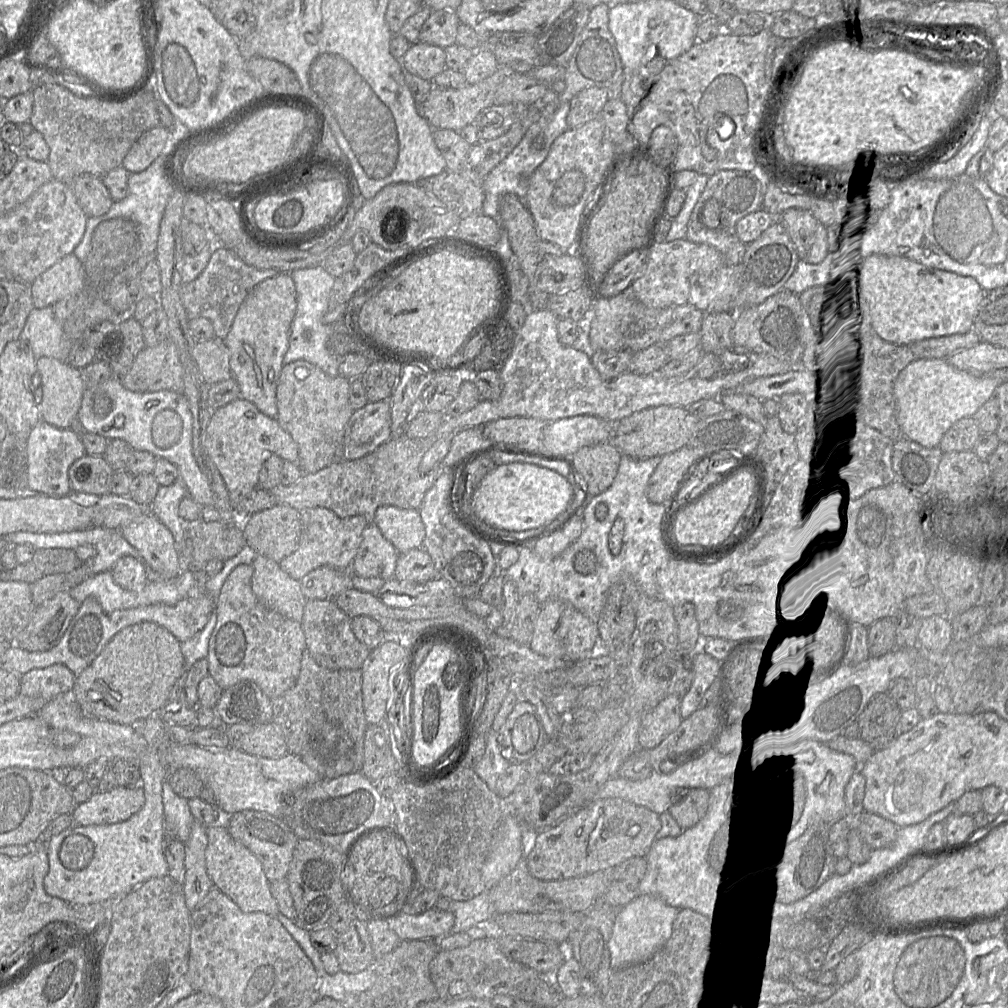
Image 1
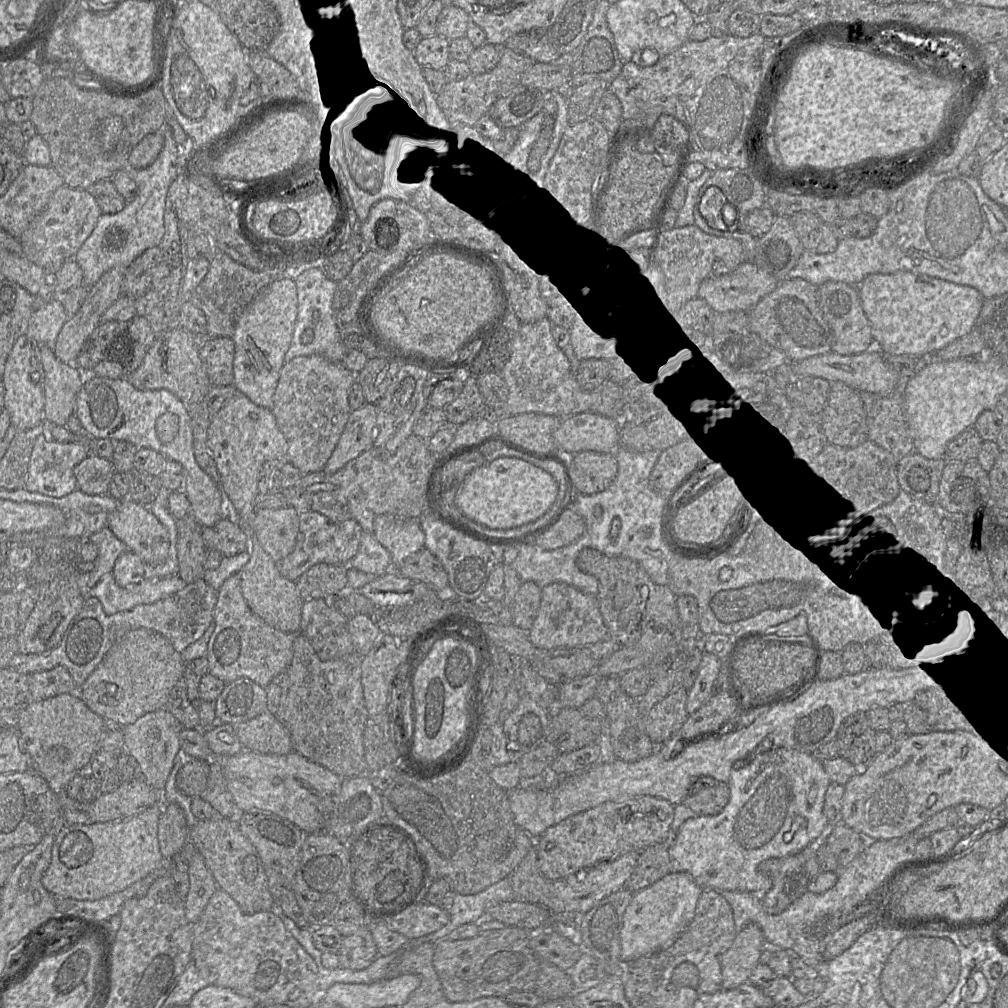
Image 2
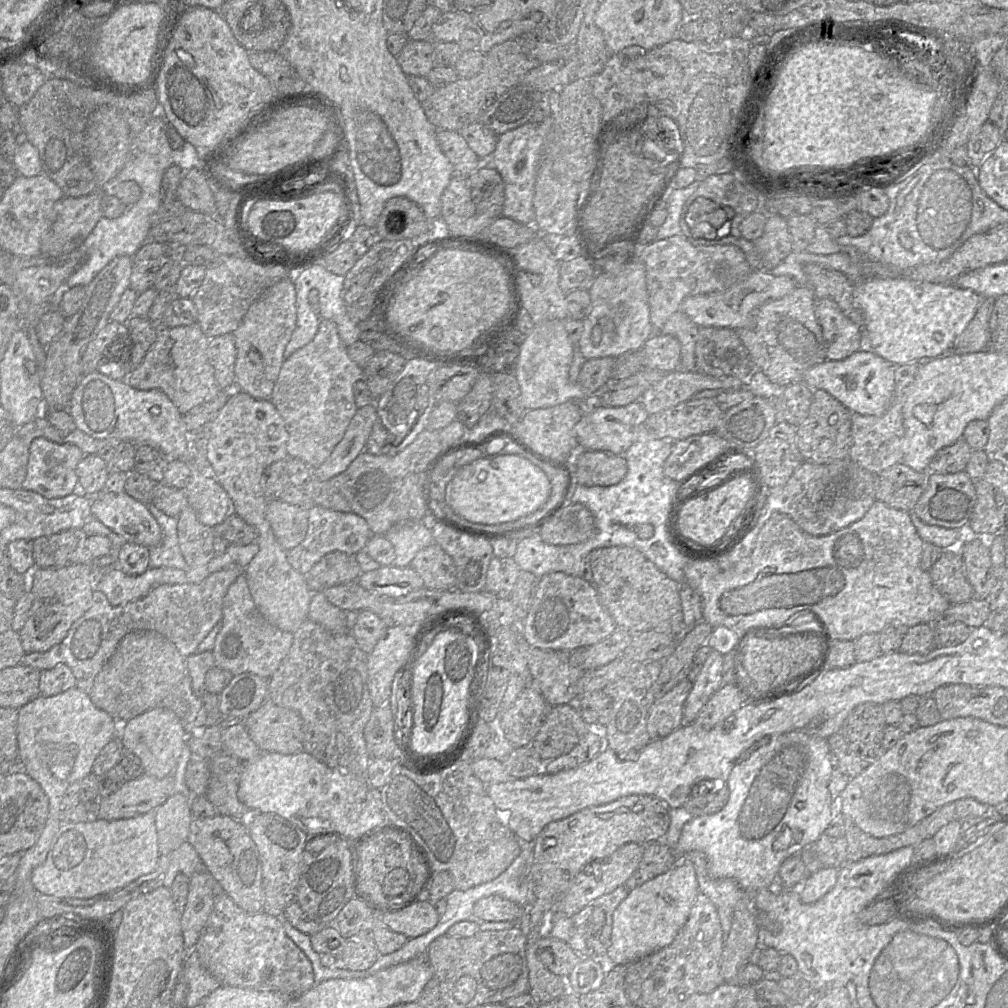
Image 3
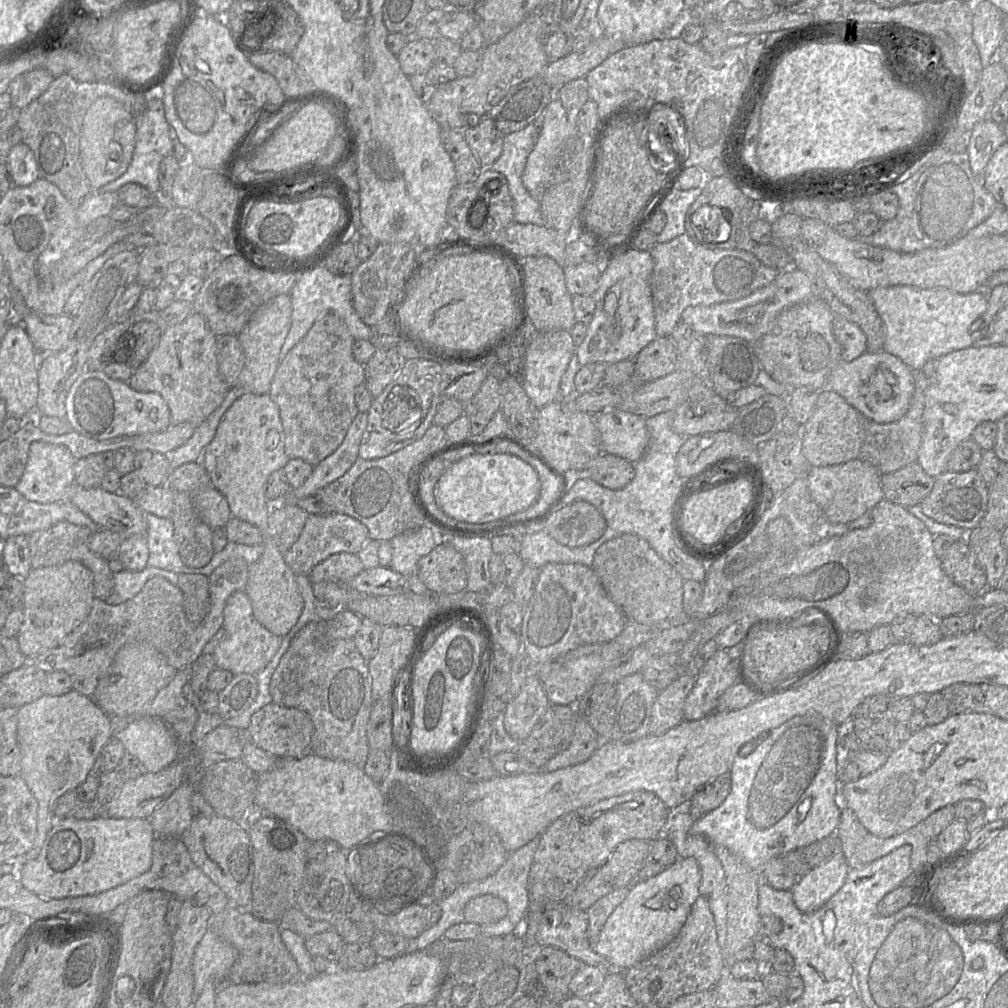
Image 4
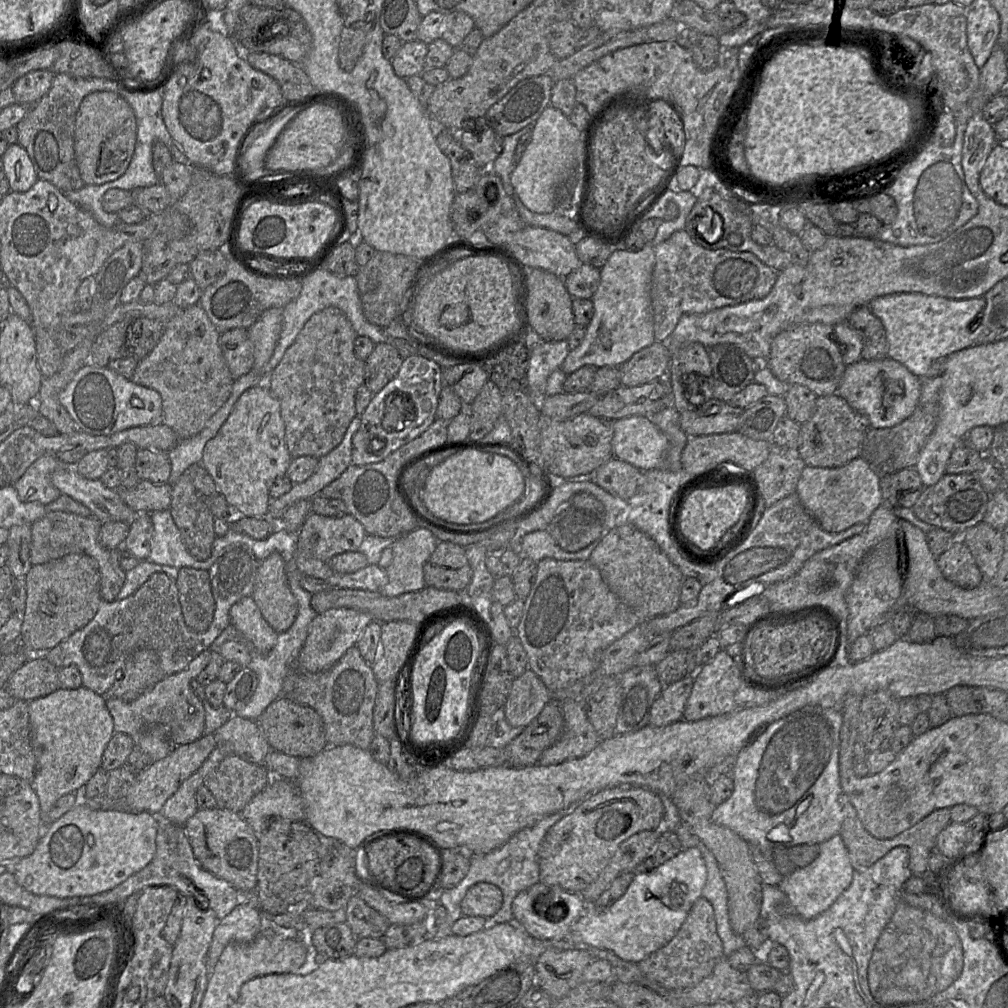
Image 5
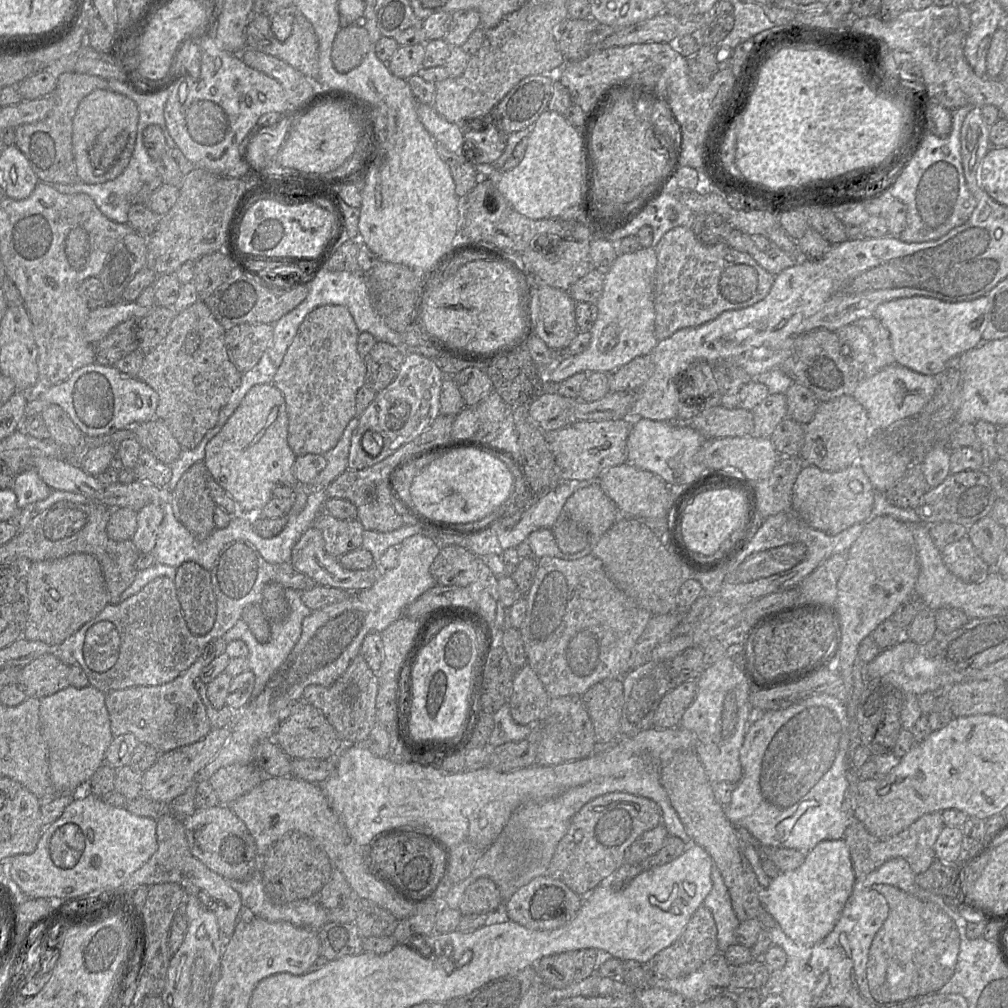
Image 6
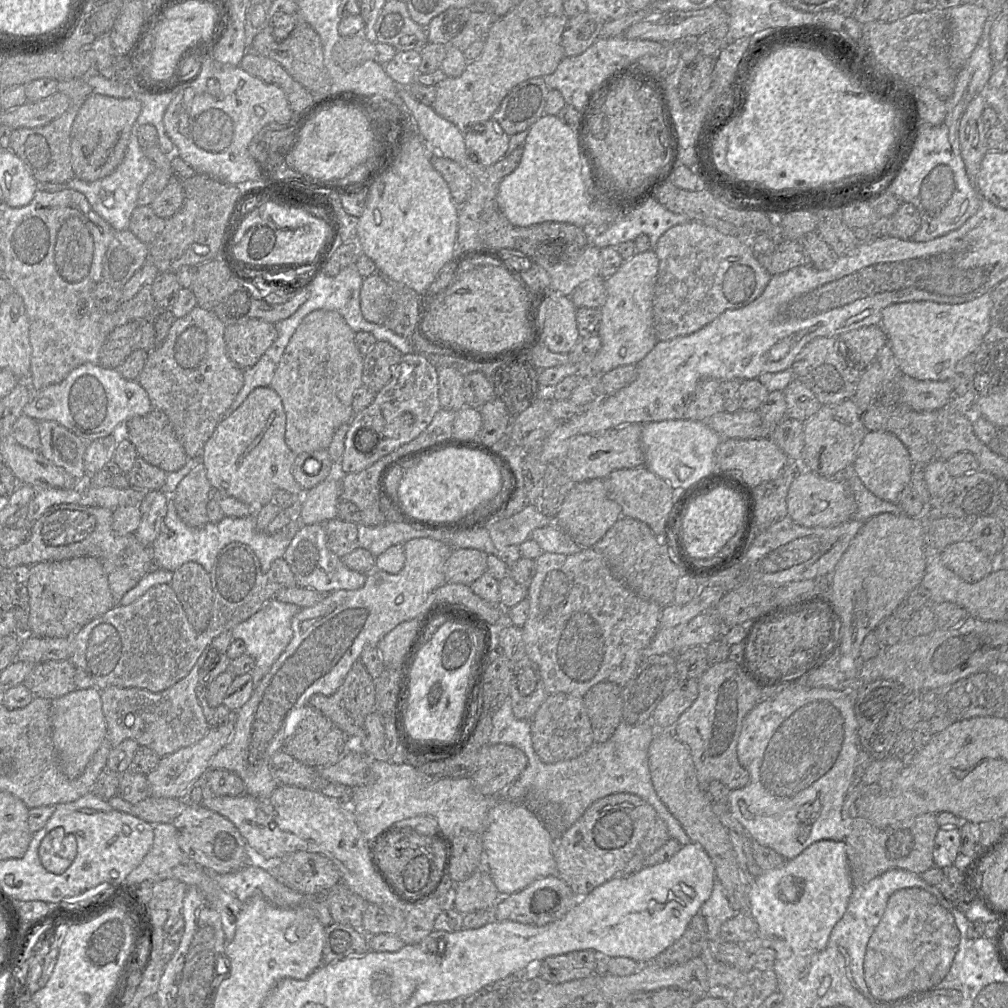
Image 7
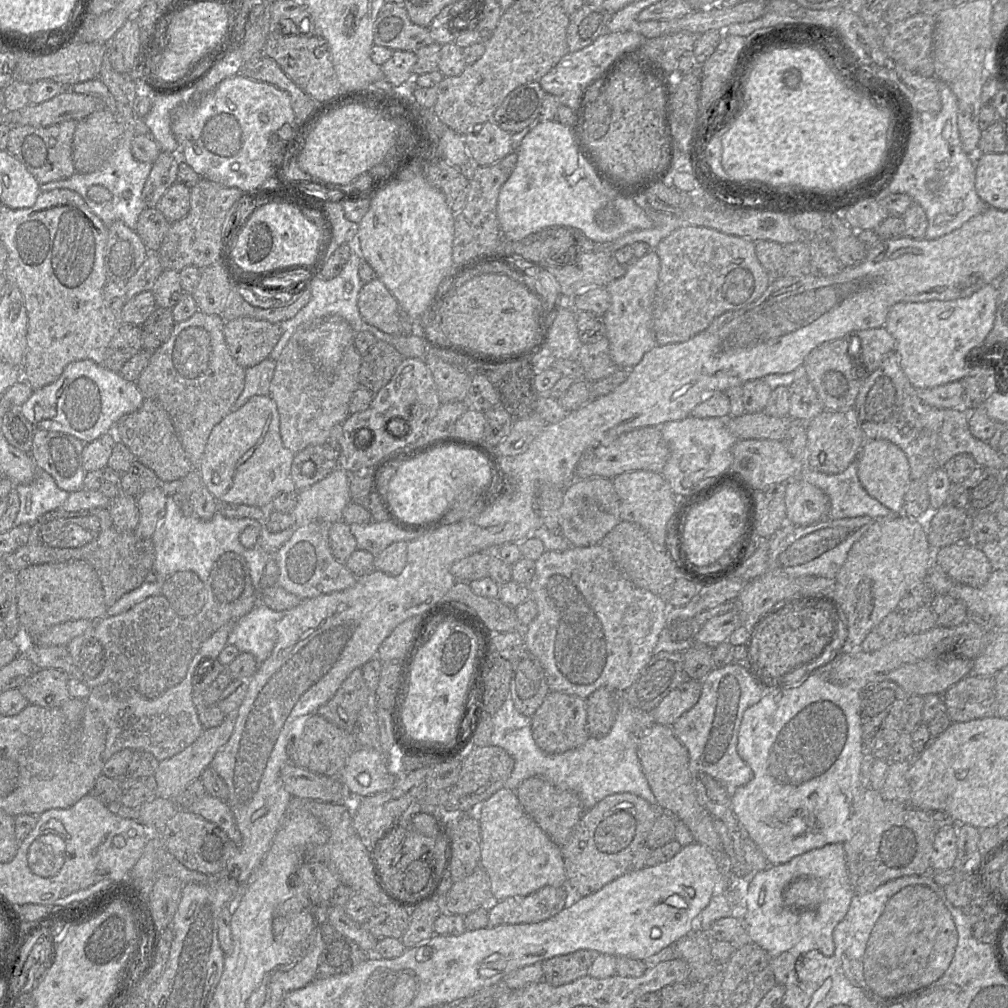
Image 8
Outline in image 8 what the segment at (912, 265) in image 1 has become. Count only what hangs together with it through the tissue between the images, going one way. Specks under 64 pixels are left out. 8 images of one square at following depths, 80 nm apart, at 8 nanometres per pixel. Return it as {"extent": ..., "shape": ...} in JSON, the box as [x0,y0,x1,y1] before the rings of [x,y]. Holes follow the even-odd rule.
{"extent":[884,284,997,389],"shape":[[[987,284],[964,298],[898,302],[891,307],[884,326],[895,339],[899,364],[915,389],[961,381],[970,374],[971,349],[981,348],[992,330],[997,298],[997,284]]]}

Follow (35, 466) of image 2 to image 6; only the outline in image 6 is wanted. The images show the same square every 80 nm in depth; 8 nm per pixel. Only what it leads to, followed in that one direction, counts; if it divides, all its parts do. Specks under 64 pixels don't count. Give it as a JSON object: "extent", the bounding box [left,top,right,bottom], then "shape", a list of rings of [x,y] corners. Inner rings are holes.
{"extent":[13,468,53,509],"shape":[[[29,468],[16,476],[13,491],[17,506],[22,509],[46,499],[53,490],[40,478],[35,468]]]}

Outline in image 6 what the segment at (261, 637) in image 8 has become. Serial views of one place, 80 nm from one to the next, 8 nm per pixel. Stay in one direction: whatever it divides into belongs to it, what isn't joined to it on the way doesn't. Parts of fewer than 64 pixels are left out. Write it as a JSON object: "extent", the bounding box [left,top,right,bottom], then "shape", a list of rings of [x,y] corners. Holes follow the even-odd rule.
{"extent":[221,588,312,700],"shape":[[[286,588],[284,589],[284,592],[289,605],[289,615],[281,622],[270,623],[270,637],[266,643],[258,642],[251,632],[248,624],[243,620],[238,621],[234,627],[232,627],[221,637],[227,643],[235,640],[241,640],[248,648],[247,659],[249,662],[249,670],[252,671],[255,676],[255,685],[251,700],[255,699],[261,694],[269,680],[285,662],[301,636],[303,620],[312,612],[303,603],[301,599],[301,591],[292,588]]]}

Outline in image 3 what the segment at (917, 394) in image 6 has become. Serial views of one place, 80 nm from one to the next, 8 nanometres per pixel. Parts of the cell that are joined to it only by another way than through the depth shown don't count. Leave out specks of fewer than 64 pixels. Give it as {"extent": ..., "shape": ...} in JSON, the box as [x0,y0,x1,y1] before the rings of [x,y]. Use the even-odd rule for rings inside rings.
{"extent":[796,346,894,416],"shape":[[[864,346],[843,360],[825,360],[810,367],[804,372],[803,381],[796,383],[804,383],[813,390],[828,392],[851,413],[879,416],[886,412],[893,399],[894,366]]]}

